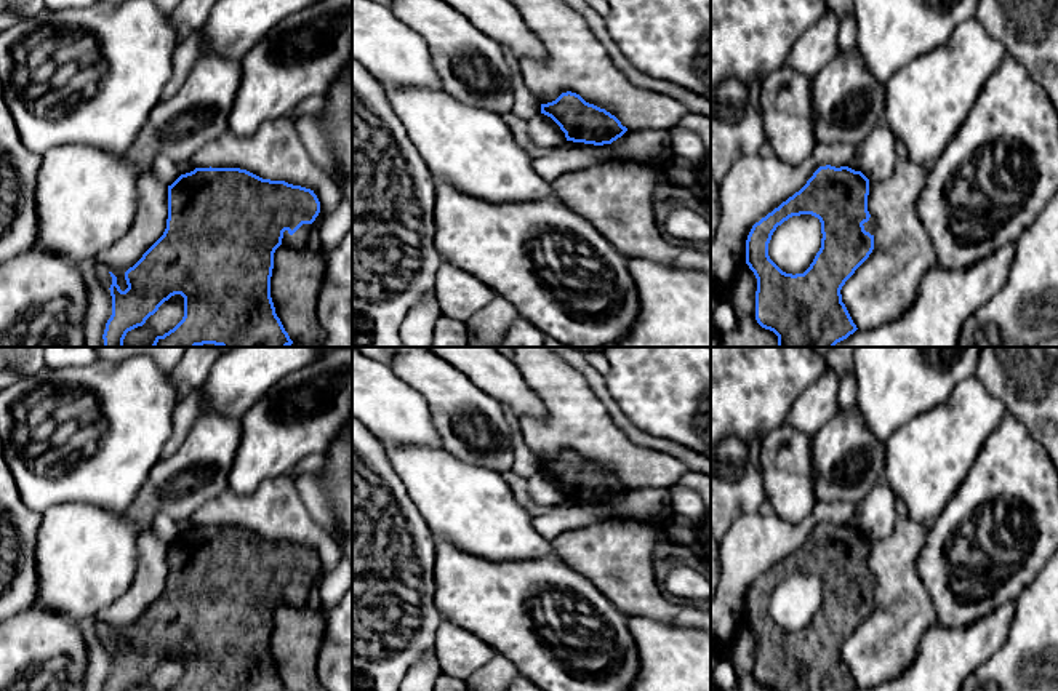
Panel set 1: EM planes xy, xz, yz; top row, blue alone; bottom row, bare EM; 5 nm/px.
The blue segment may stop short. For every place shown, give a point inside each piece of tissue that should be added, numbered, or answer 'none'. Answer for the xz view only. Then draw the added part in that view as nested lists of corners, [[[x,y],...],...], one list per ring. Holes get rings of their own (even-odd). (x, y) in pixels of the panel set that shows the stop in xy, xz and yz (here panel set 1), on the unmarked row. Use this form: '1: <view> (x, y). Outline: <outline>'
none

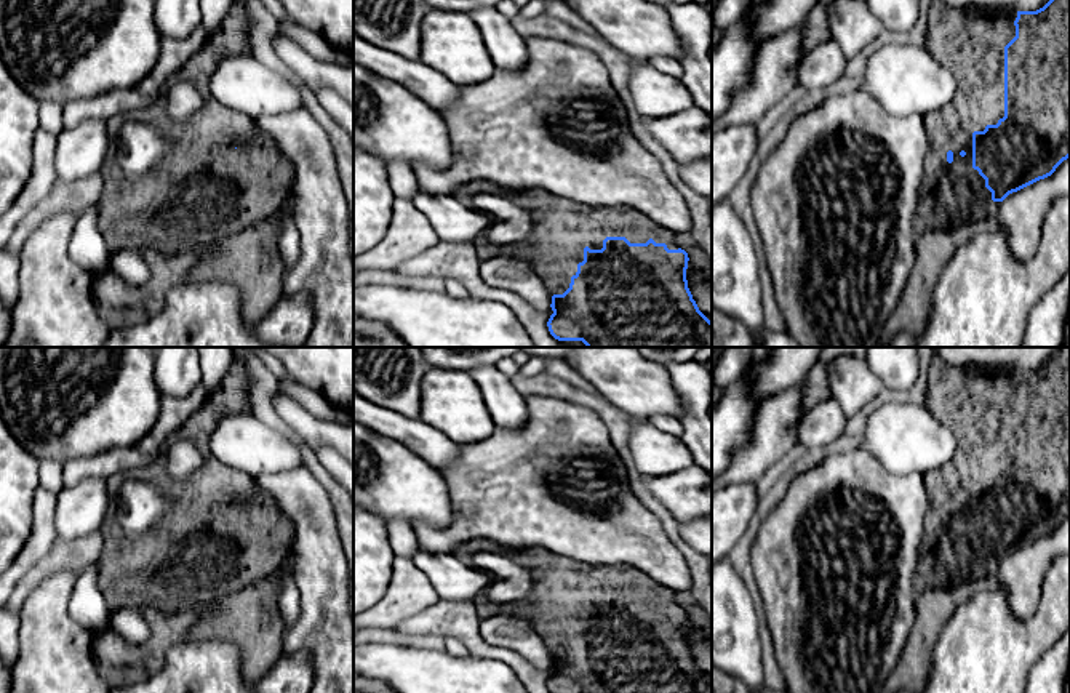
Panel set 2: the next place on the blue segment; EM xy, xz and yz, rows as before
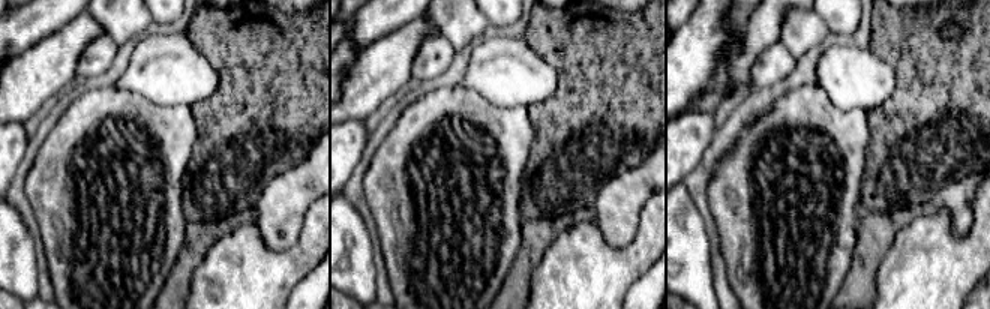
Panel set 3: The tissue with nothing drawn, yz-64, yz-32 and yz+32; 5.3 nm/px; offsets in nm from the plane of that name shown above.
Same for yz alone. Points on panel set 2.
1: yz (970, 400). Outline: [[[934,355],[924,395],[924,407],[956,439],[953,458],[924,474],[929,509],[920,541],[918,567],[913,578],[916,592],[953,587],[982,578],[993,578],[1001,560],[992,559],[985,538],[972,527],[972,491],[996,483],[1004,475],[1004,405],[1016,395],[1017,368],[1000,365],[947,365]]]

